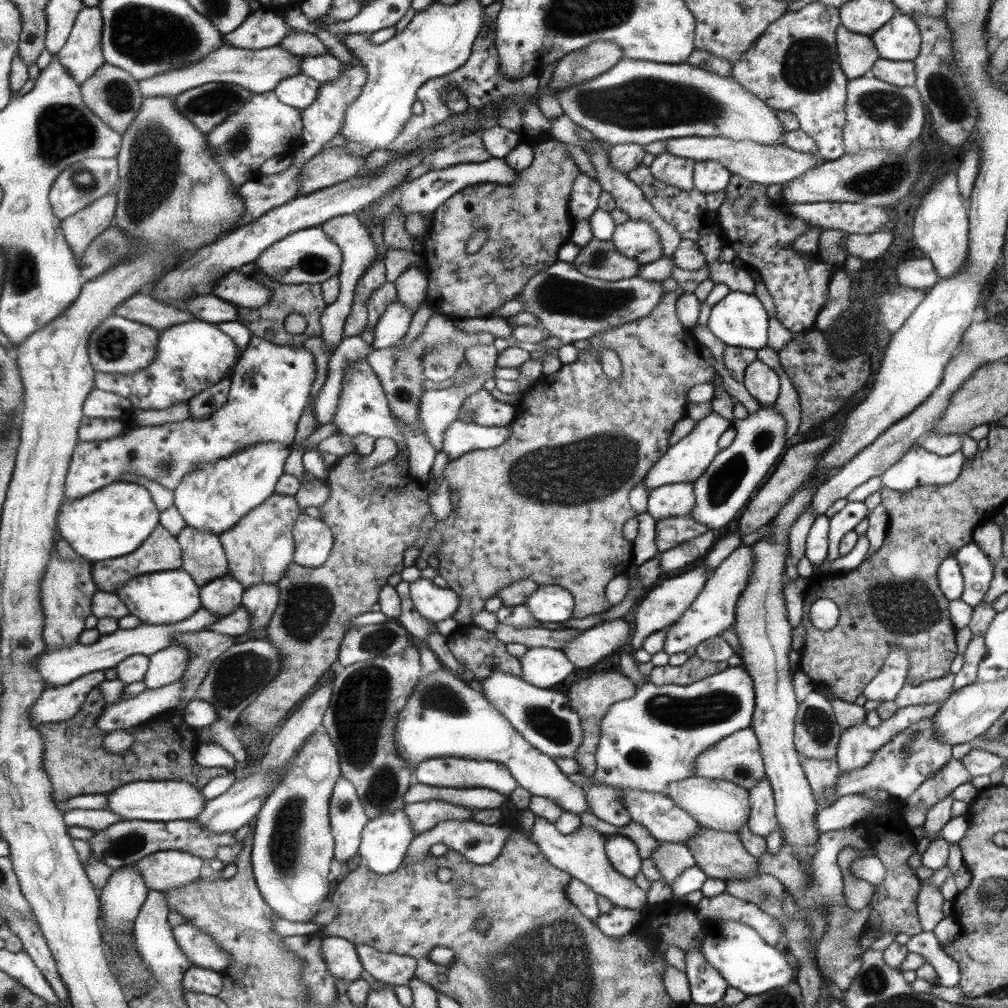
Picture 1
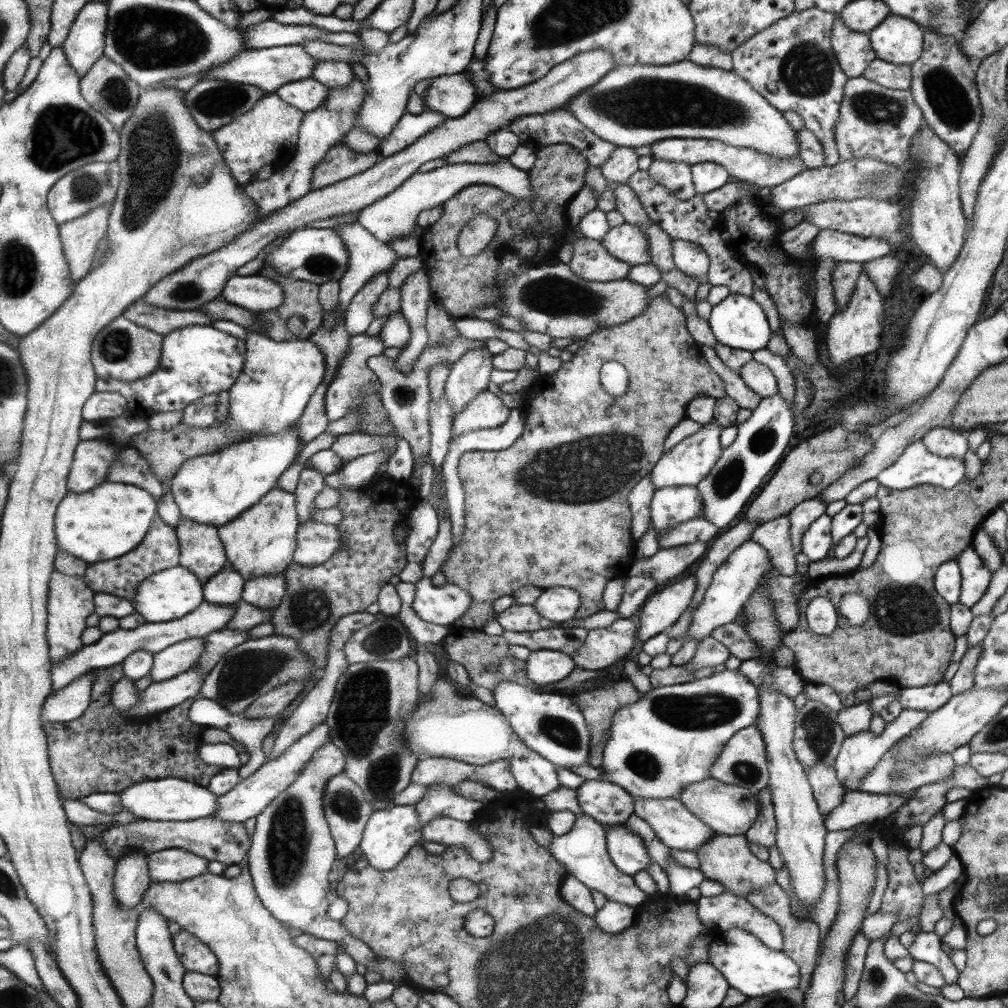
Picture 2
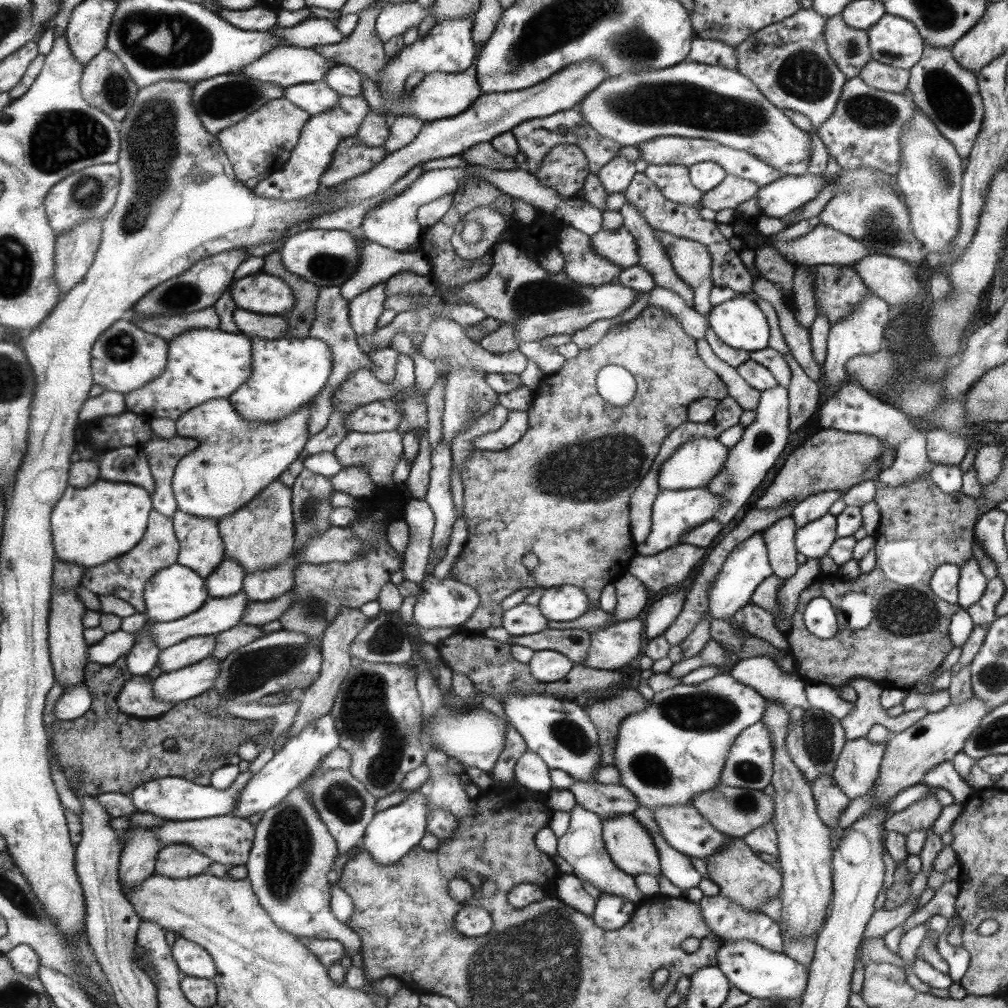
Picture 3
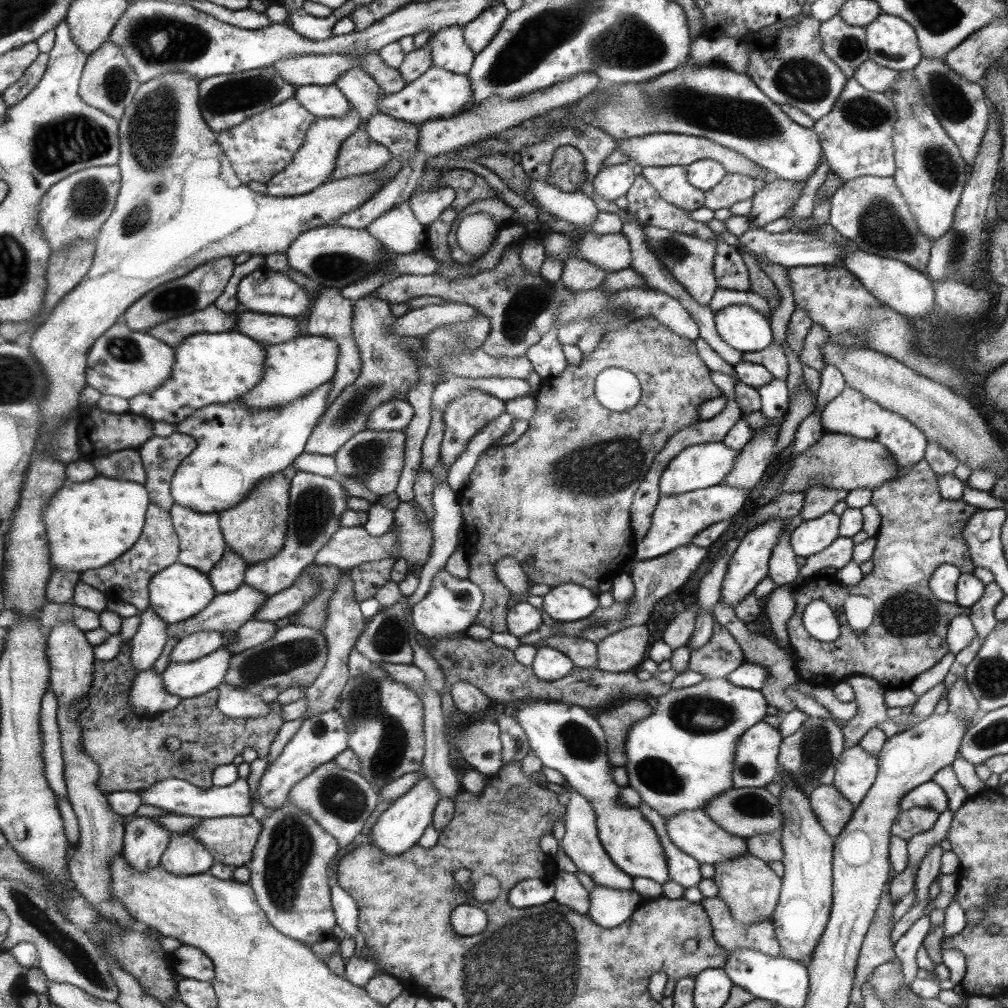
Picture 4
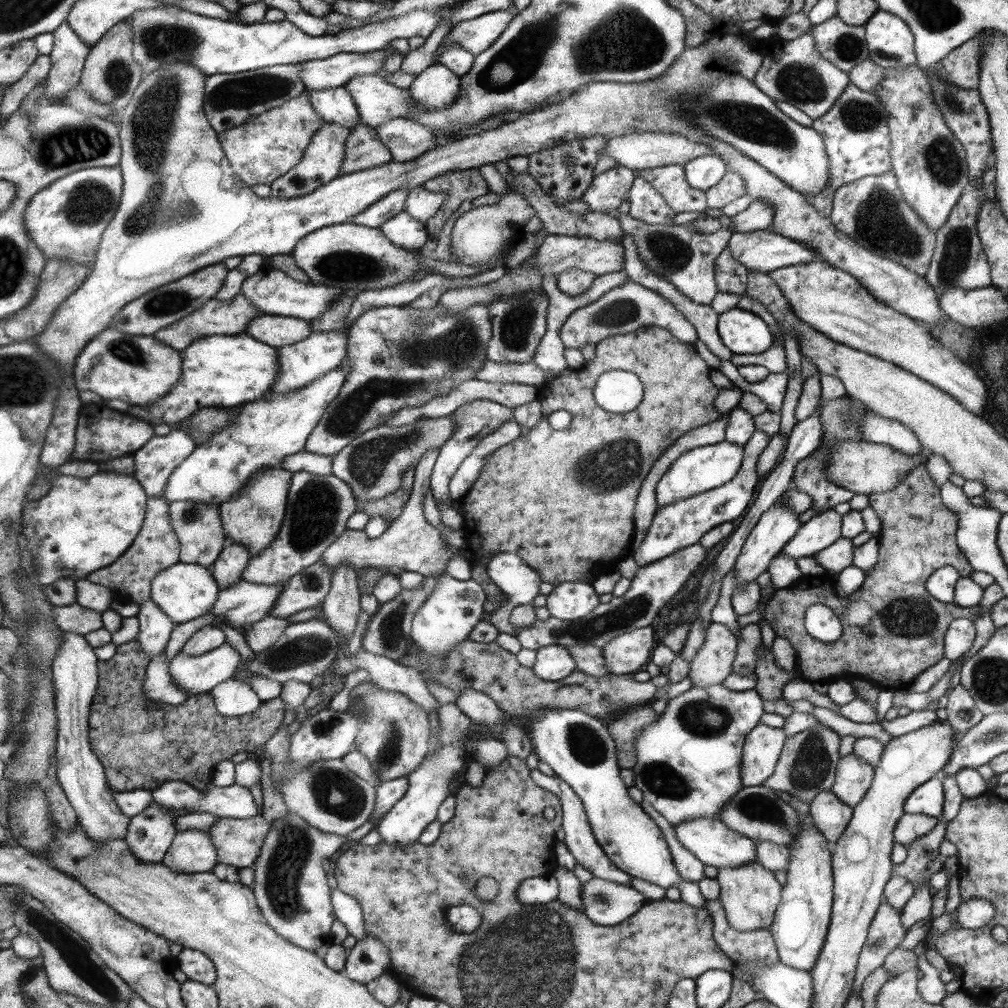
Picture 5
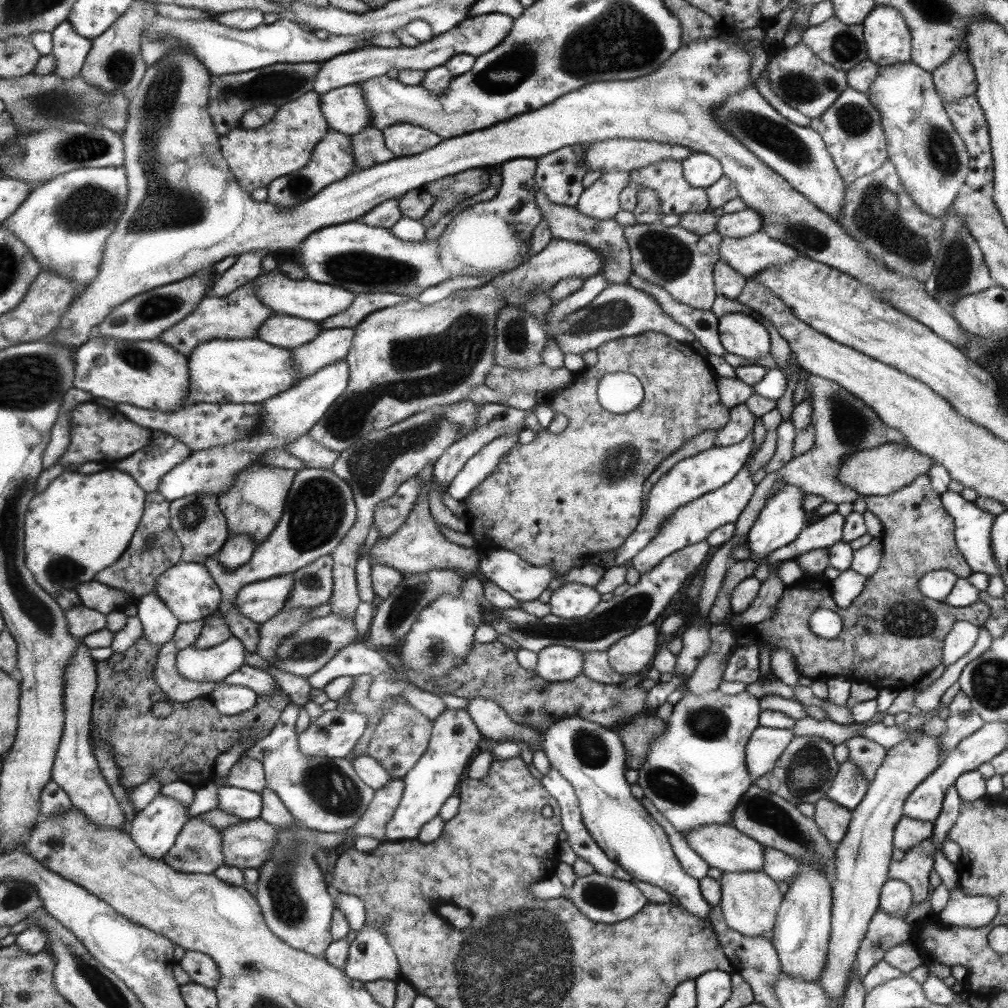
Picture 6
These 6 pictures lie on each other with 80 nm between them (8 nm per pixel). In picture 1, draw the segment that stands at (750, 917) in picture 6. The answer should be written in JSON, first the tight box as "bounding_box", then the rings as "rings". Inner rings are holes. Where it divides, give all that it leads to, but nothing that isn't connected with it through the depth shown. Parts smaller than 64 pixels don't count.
{"bounding_box":[684,826,758,882],"rings":[[[701,826],[700,831],[696,832],[689,840],[686,840],[684,845],[693,855],[696,865],[706,877],[729,882],[730,880],[742,880],[742,878],[749,878],[754,874],[758,874],[758,858],[749,855],[745,851],[737,833],[715,831]]]}

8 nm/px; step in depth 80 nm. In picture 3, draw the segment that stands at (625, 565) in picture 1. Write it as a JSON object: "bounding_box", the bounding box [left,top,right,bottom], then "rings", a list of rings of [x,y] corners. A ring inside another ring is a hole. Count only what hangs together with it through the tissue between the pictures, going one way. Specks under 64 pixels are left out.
{"bounding_box":[449,307,728,631],"rings":[[[645,307],[634,319],[609,327],[595,345],[592,345],[589,349],[579,351],[575,358],[564,359],[561,368],[557,372],[543,375],[537,388],[532,392],[532,402],[526,411],[528,416],[527,430],[513,446],[502,451],[472,450],[472,454],[466,458],[466,462],[462,464],[459,470],[463,485],[463,521],[467,526],[467,539],[461,553],[451,565],[449,578],[461,581],[461,584],[467,584],[469,588],[476,590],[480,596],[480,604],[473,611],[472,616],[462,624],[461,630],[484,631],[488,628],[501,627],[504,611],[500,607],[501,601],[512,592],[523,588],[541,588],[541,590],[545,590],[569,584],[569,586],[575,586],[575,588],[584,590],[590,600],[589,610],[598,611],[599,593],[609,585],[613,578],[623,574],[627,570],[629,558],[635,557],[635,550],[633,550],[635,546],[633,546],[631,534],[629,534],[629,496],[631,496],[631,493],[637,488],[637,485],[649,470],[664,438],[674,428],[688,421],[688,406],[694,400],[707,397],[721,400],[728,396],[728,389],[720,380],[720,377],[717,376],[717,373],[713,372],[707,365],[703,366],[704,361],[697,358],[698,354],[695,354],[693,339],[693,337],[687,336],[684,330],[681,330],[680,324],[674,318],[670,318],[666,312],[657,309],[657,307]],[[609,363],[622,366],[635,378],[637,388],[633,400],[627,406],[613,408],[613,406],[603,402],[596,391],[597,371]],[[589,438],[591,438],[591,448],[589,448]],[[619,438],[625,438],[625,444],[619,444]],[[573,442],[575,442],[575,446],[573,446]],[[557,444],[559,444],[559,448],[557,448]],[[529,553],[534,554],[539,561],[539,564],[533,570],[527,570],[525,566],[521,565],[521,558]]]}

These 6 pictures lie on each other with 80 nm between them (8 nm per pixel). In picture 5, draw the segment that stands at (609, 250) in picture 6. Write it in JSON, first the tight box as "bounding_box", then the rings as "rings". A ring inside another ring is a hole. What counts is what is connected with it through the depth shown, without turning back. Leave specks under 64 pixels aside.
{"bounding_box":[491,161,624,242],"rings":[[[503,161],[501,163],[493,163],[491,166],[501,174],[507,186],[515,189],[521,196],[524,196],[528,200],[528,203],[540,218],[541,227],[546,230],[547,234],[561,234],[565,236],[575,236],[577,238],[587,237],[593,240],[616,240],[616,242],[622,240],[624,233],[615,216],[611,216],[608,213],[602,214],[591,211],[584,215],[570,213],[553,201],[552,197],[541,191],[540,186],[527,173],[525,175],[513,175],[513,173],[509,173],[509,169],[507,169],[507,165],[505,165]]]}

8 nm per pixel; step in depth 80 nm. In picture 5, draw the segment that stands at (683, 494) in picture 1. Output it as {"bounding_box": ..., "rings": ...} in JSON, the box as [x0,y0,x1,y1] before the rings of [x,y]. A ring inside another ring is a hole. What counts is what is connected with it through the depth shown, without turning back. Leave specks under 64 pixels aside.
{"bounding_box":[632,429,769,567],"rings":[[[754,429],[749,440],[743,445],[744,456],[740,470],[728,483],[721,487],[715,487],[713,490],[690,496],[689,499],[659,506],[645,534],[643,543],[633,553],[632,557],[635,564],[639,567],[647,567],[657,560],[670,556],[673,552],[699,543],[701,537],[719,524],[732,522],[741,517],[742,512],[745,513],[745,508],[752,503],[751,498],[753,498],[758,479],[756,462],[761,451],[767,446],[769,439],[768,434]]]}

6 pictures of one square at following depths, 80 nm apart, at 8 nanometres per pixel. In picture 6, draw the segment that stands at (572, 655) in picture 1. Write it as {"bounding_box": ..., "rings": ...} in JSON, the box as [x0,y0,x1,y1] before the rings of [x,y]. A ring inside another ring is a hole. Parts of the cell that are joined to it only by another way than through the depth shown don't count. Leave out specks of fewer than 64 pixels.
{"bounding_box":[607,624,657,674],"rings":[[[646,624],[628,636],[617,640],[607,649],[609,666],[619,674],[639,674],[655,658],[657,632],[653,624]]]}

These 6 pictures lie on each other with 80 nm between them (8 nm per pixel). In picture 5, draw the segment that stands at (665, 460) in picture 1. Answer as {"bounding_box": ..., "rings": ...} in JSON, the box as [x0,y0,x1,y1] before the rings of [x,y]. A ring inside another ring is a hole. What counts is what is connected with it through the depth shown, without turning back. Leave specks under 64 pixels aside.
{"bounding_box":[655,440,743,507],"rings":[[[725,440],[680,454],[679,458],[669,466],[667,472],[661,475],[655,485],[655,505],[659,507],[677,503],[679,500],[689,499],[690,496],[721,487],[728,483],[740,470],[743,456],[743,445],[734,445]]]}

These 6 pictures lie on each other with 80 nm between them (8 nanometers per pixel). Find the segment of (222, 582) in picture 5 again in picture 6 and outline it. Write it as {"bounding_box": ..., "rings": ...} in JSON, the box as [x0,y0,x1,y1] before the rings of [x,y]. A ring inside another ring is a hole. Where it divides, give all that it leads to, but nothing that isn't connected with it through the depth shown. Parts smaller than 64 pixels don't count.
{"bounding_box":[214,534,255,570],"rings":[[[231,534],[220,551],[214,555],[221,568],[235,570],[243,567],[252,558],[255,551],[253,540],[247,534]]]}

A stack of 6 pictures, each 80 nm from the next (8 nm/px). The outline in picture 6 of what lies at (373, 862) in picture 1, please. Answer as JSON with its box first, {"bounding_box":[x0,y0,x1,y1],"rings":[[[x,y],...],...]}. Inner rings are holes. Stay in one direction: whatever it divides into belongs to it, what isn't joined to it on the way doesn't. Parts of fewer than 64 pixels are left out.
{"bounding_box":[385,709,481,842],"rings":[[[445,709],[432,721],[427,750],[420,756],[412,770],[400,778],[404,781],[404,792],[396,811],[385,827],[385,840],[400,842],[415,839],[420,828],[435,818],[443,804],[451,798],[451,794],[457,788],[459,776],[463,774],[477,744],[481,742],[481,736],[475,725],[465,709]]]}

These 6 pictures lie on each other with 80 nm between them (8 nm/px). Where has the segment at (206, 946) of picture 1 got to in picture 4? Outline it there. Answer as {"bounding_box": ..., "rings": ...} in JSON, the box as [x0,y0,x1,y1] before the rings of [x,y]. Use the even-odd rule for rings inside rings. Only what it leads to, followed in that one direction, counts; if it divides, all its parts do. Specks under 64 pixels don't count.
{"bounding_box":[172,944,215,983],"rings":[[[181,944],[172,955],[176,960],[175,970],[184,977],[207,983],[215,978],[215,965],[199,948]]]}

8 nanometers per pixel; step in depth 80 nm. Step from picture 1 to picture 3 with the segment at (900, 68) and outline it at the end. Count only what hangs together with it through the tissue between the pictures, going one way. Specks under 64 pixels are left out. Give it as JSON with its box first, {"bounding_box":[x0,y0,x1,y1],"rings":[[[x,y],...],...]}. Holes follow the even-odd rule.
{"bounding_box":[858,60,909,93],"rings":[[[869,60],[858,77],[865,82],[865,85],[881,92],[905,93],[909,75],[907,70]]]}

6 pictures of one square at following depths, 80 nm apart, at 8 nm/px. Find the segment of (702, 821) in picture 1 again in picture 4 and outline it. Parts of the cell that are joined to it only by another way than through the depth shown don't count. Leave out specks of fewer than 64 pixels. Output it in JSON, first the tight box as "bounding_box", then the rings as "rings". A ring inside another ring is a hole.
{"bounding_box":[703,787,784,840],"rings":[[[763,787],[731,788],[729,791],[712,798],[706,808],[703,808],[703,811],[708,813],[722,829],[725,829],[725,832],[746,840],[757,834],[766,834],[767,832],[773,835],[773,832],[779,830],[784,822],[780,800],[769,794]]]}

